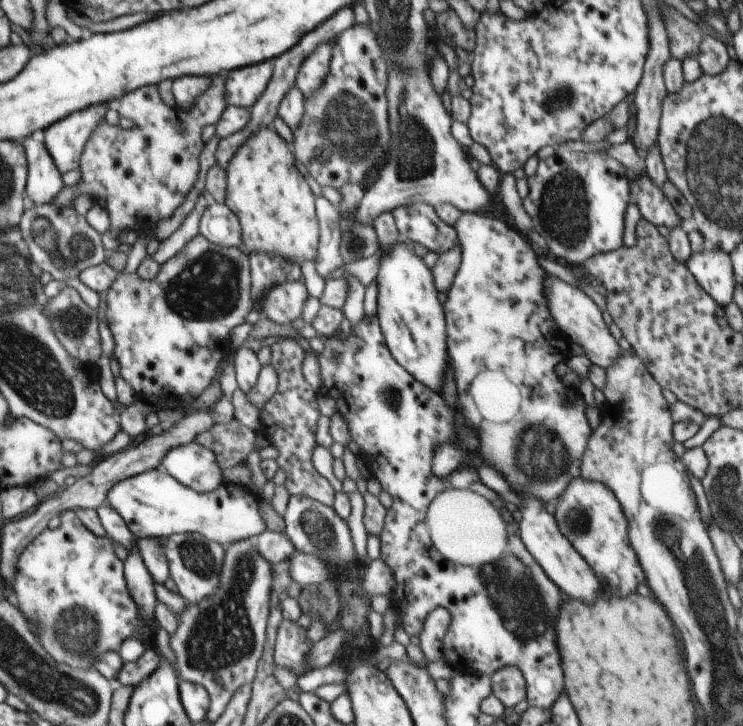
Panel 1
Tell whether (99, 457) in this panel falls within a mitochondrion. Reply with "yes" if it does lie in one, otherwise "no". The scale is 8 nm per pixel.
no

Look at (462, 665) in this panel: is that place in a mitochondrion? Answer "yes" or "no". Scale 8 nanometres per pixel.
no

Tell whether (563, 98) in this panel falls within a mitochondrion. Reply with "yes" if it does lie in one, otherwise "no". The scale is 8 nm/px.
yes

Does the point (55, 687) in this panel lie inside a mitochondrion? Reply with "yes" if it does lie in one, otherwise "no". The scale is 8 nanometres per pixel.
yes

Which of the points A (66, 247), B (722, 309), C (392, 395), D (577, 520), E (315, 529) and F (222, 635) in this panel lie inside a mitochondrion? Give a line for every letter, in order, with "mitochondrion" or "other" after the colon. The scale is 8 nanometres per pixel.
A: mitochondrion
B: other
C: mitochondrion
D: mitochondrion
E: mitochondrion
F: mitochondrion

